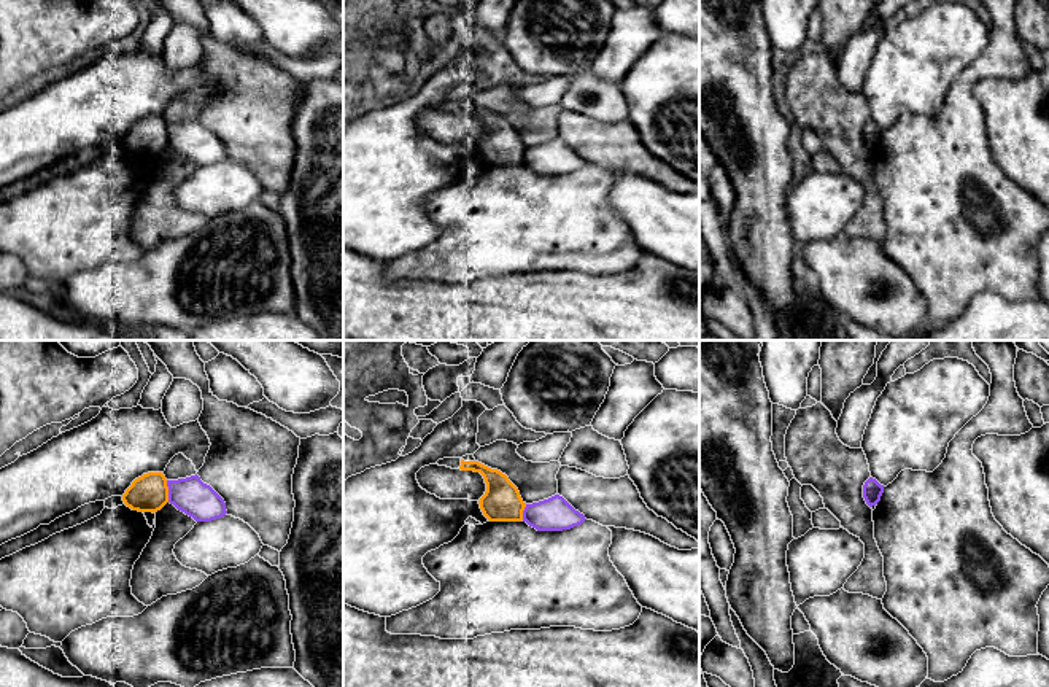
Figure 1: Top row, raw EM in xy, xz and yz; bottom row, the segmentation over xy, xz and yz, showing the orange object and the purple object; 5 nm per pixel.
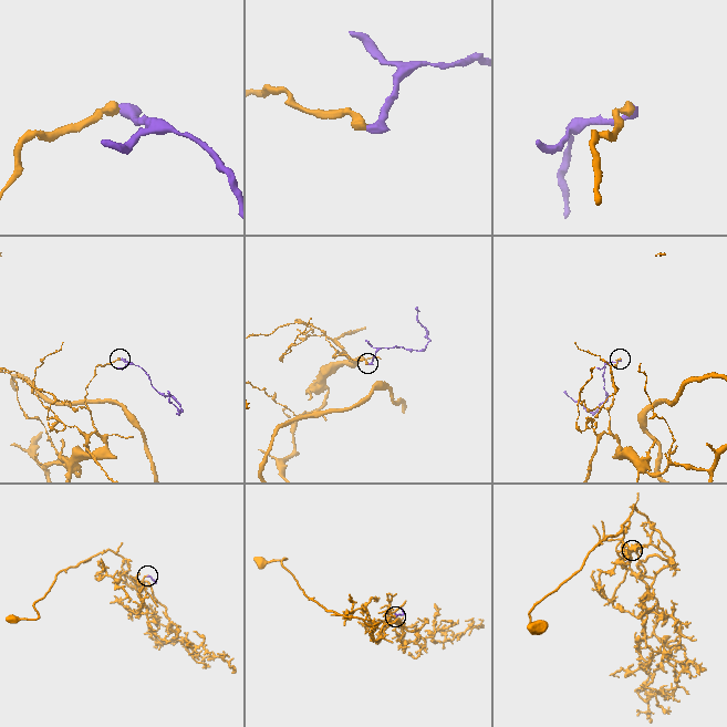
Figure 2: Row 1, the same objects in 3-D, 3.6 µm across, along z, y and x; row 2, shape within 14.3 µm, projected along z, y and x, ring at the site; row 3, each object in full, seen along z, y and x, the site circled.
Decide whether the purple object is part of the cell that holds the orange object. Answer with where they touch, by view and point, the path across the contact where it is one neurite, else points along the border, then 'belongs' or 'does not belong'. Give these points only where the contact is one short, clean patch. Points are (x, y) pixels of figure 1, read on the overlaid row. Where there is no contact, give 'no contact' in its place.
contact xy (167, 492); border xy (166, 481), (169, 501); does not belong

